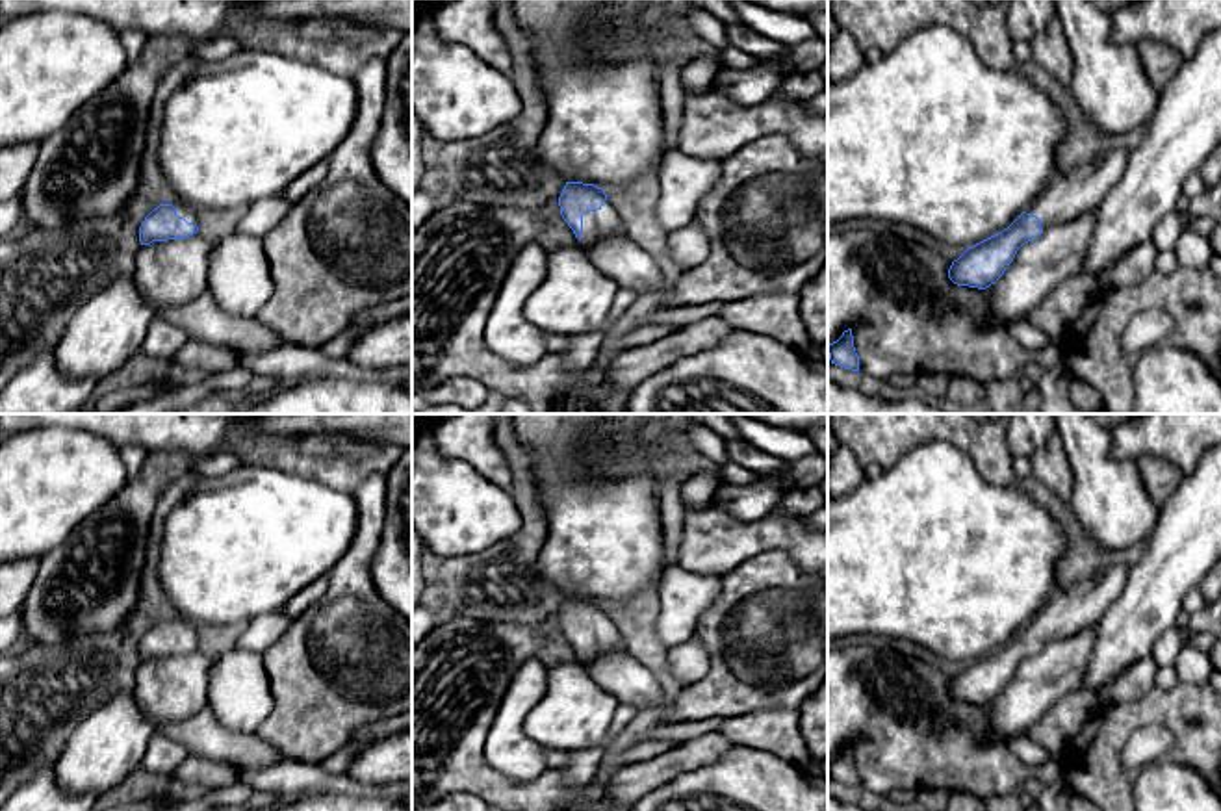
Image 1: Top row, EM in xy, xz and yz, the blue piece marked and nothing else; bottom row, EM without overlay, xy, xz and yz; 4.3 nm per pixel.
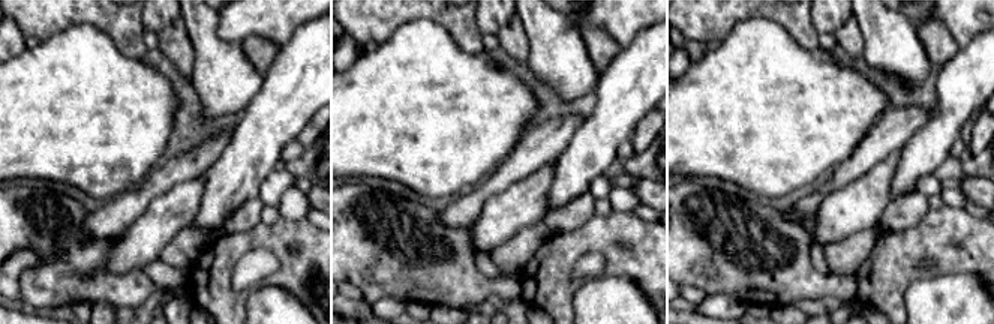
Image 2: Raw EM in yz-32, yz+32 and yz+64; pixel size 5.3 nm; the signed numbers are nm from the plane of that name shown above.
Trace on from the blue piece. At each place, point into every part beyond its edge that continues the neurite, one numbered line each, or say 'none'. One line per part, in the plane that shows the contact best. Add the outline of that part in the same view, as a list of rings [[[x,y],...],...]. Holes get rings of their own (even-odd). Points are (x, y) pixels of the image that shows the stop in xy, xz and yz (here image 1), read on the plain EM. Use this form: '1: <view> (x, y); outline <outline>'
1: yz (1066, 624); outline [[[1119,564],[1073,583],[1052,598],[1026,625],[1026,629],[1041,635],[1043,650],[1024,659],[1004,690],[987,703],[985,740],[1000,739],[1008,742],[1015,735],[1026,735],[1058,700],[1082,690],[1087,661],[1095,644],[1095,624],[1121,594],[1128,572],[1130,566]]]

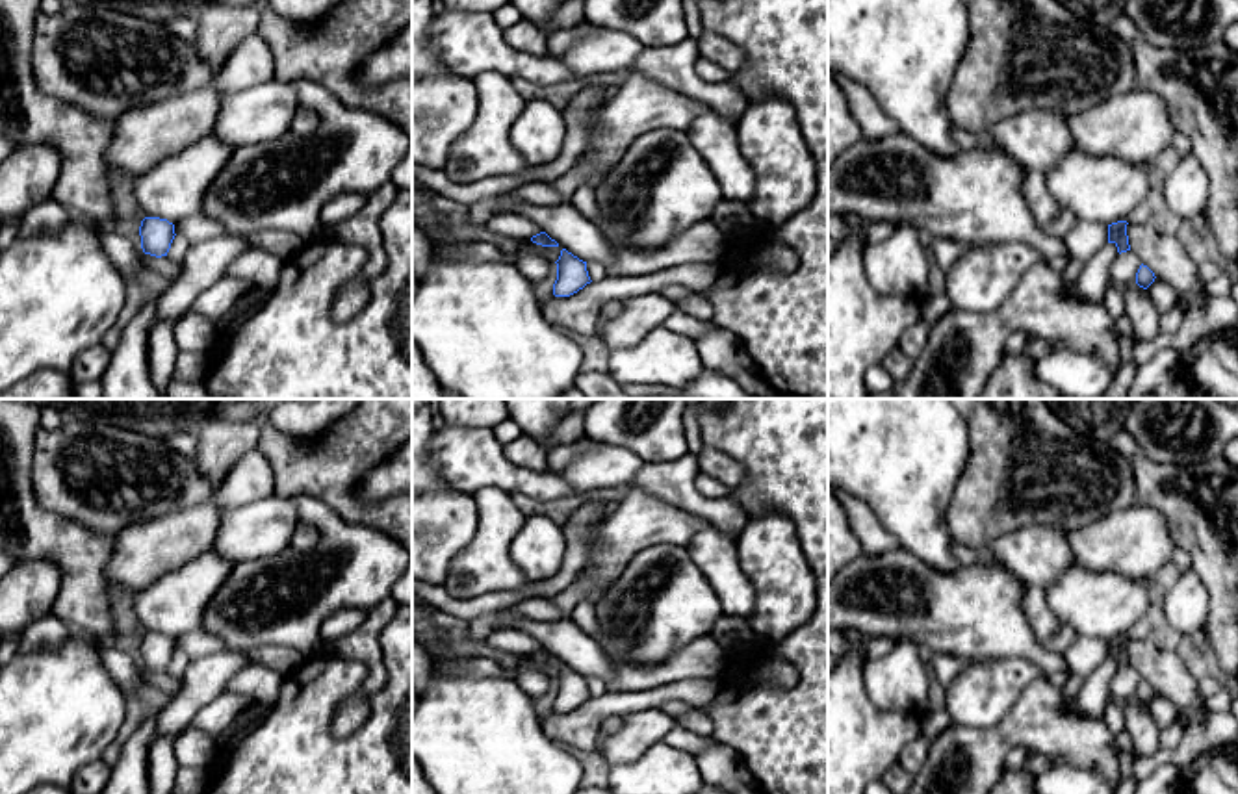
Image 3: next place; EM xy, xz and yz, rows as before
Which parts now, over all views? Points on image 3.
none

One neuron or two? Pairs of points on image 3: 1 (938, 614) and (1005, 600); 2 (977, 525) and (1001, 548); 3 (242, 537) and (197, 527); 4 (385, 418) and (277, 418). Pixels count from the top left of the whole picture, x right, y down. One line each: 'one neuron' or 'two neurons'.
1: one neuron
2: two neurons
3: two neurons
4: two neurons

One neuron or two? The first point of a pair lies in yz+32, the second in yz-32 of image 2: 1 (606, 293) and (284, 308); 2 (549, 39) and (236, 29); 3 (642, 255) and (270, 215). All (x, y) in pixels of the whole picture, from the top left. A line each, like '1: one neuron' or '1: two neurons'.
1: one neuron
2: two neurons
3: two neurons

